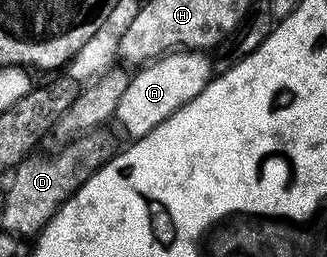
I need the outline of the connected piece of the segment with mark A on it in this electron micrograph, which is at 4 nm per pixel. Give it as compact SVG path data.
M181 50L165 54L164 57L139 67L129 77L126 92L122 100L118 100L115 121L120 121L120 126L129 134L129 139L146 136L151 130L158 128L162 120L178 112L178 108L194 100L194 96L201 94L213 77L214 71L207 53Z

